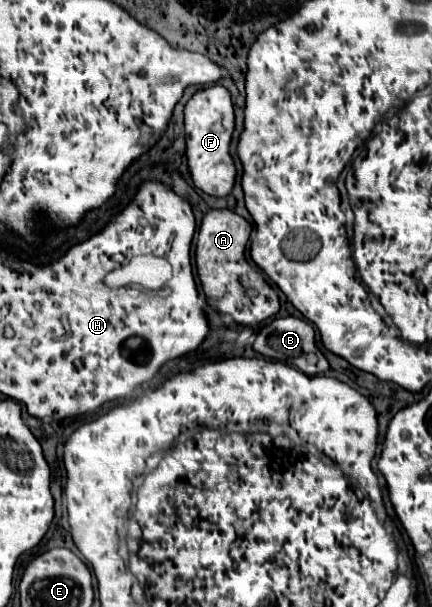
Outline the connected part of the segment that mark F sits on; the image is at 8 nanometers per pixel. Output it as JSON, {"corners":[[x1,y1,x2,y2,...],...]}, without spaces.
{"corners":[[213,84,201,88,185,106,185,132,187,132,187,158,193,182,199,190,213,196,227,196,233,190,237,168,231,154,231,138,235,132,233,100,225,86]]}

